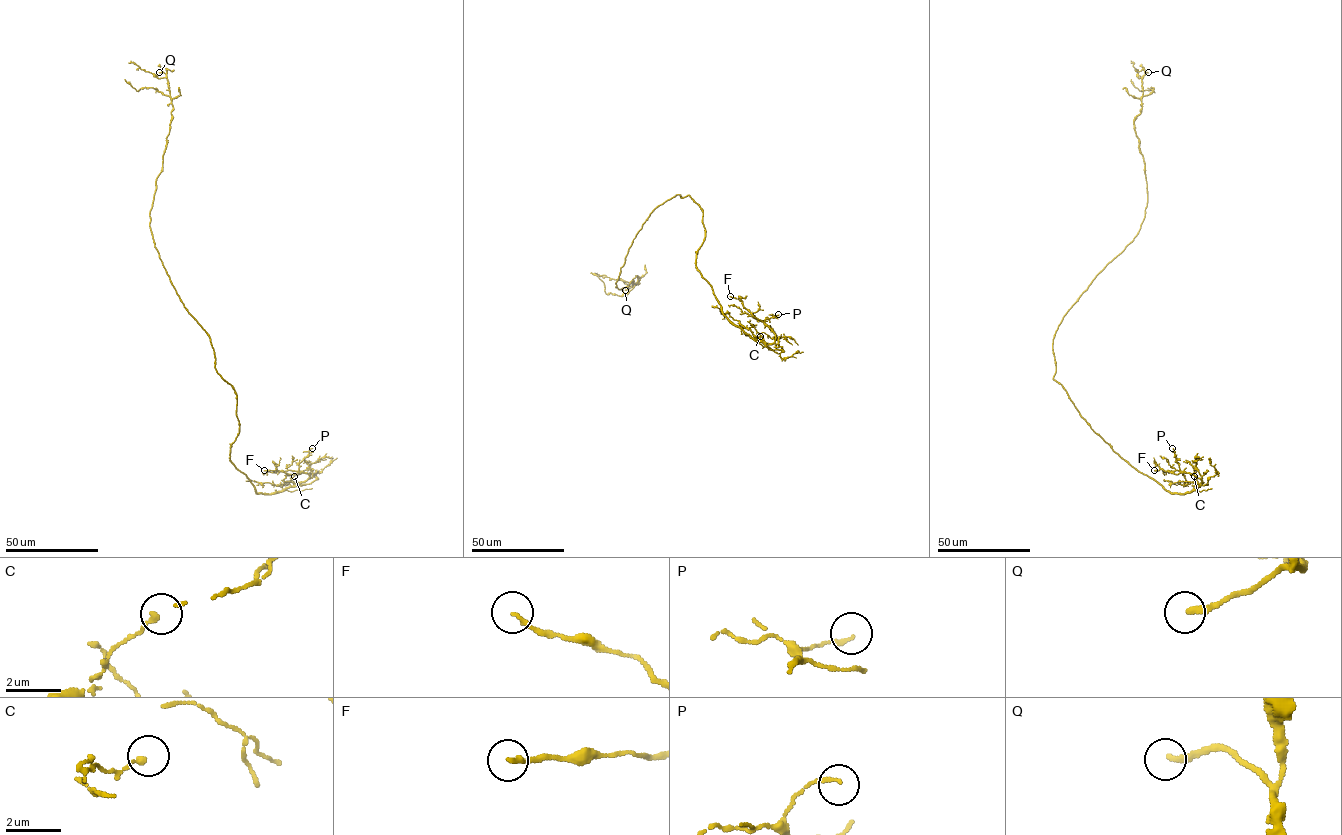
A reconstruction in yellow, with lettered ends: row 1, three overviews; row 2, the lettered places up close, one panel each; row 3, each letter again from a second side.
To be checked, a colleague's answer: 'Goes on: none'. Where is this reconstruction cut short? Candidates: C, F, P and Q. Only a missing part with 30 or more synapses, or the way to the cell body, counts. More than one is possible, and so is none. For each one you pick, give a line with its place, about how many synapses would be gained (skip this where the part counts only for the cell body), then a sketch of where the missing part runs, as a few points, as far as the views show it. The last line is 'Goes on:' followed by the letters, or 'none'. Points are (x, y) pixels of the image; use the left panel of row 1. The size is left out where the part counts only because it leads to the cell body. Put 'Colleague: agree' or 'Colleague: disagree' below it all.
Q: Place: (159, 72). Roughly 30 synapses. Course of what is missing: (159, 72), (145, 71), (143, 60)
Goes on: Q
Colleague: disagree

